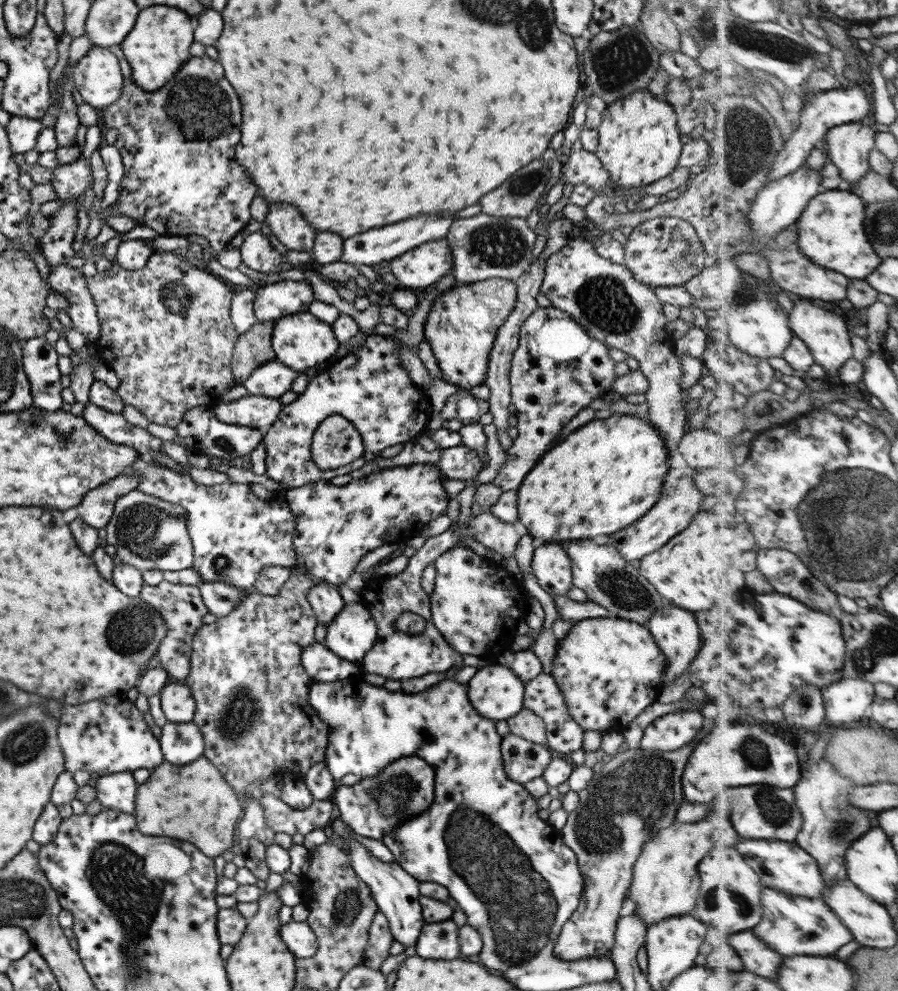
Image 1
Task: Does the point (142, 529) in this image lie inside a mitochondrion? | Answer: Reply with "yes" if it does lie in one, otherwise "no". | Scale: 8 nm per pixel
yes

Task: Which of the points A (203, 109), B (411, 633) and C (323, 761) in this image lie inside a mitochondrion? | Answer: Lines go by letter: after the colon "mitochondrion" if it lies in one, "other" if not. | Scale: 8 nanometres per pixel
A: mitochondrion
B: other
C: other

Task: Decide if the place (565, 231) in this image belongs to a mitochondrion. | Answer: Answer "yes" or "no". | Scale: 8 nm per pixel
no

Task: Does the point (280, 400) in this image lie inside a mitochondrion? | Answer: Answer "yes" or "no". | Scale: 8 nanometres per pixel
no

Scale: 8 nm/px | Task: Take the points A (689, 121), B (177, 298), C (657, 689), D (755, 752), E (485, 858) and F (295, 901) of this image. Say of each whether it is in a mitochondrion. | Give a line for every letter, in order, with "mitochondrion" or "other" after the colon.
A: other
B: mitochondrion
C: other
D: mitochondrion
E: mitochondrion
F: other

